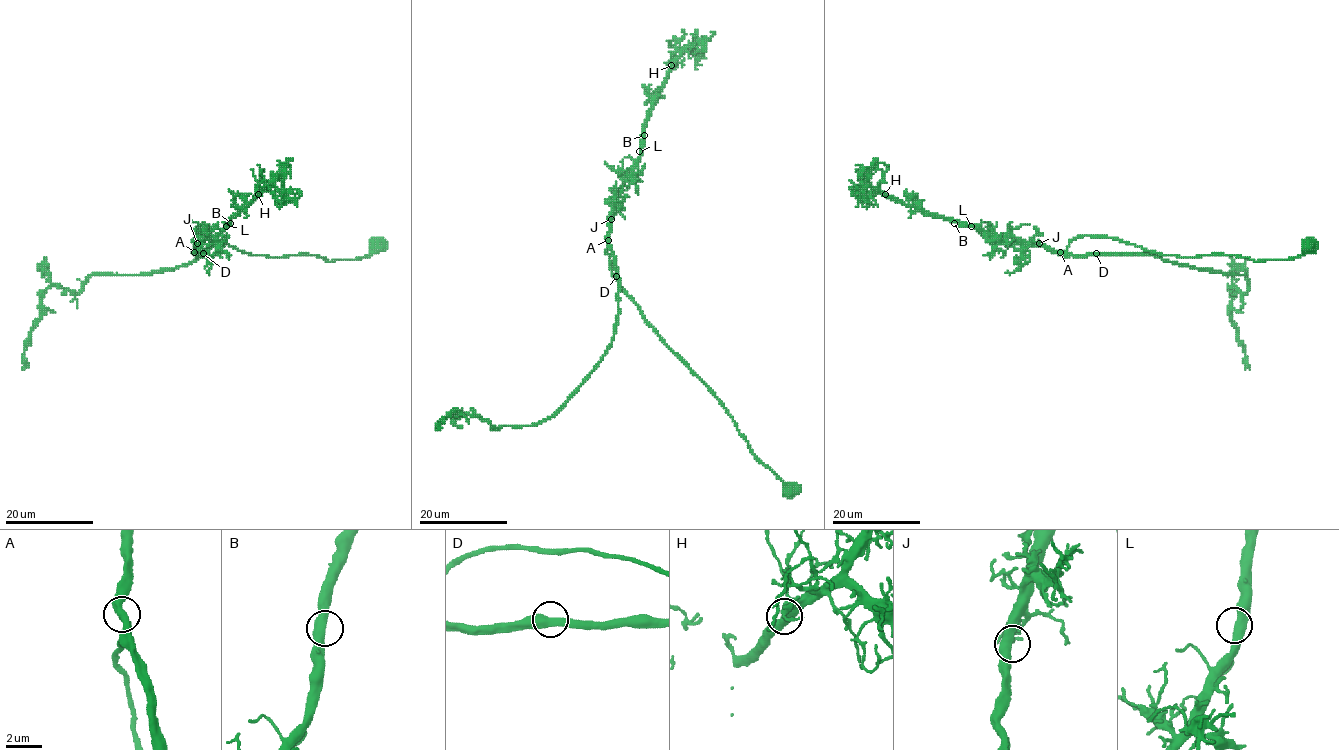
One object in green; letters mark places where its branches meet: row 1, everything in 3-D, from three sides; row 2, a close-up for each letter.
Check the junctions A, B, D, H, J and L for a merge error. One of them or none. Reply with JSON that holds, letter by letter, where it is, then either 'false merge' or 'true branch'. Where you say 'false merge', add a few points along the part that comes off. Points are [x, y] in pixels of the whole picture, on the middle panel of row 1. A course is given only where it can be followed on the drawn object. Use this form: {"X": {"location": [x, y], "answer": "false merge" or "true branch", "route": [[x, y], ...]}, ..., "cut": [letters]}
{"A": {"location": [608, 240], "answer": "true branch"}, "B": {"location": [644, 135], "answer": "true branch"}, "D": {"location": [616, 276], "answer": "true branch"}, "H": {"location": [671, 65], "answer": "true branch"}, "J": {"location": [611, 219], "answer": "true branch"}, "L": {"location": [639, 151], "answer": "true branch"}, "cut": []}

